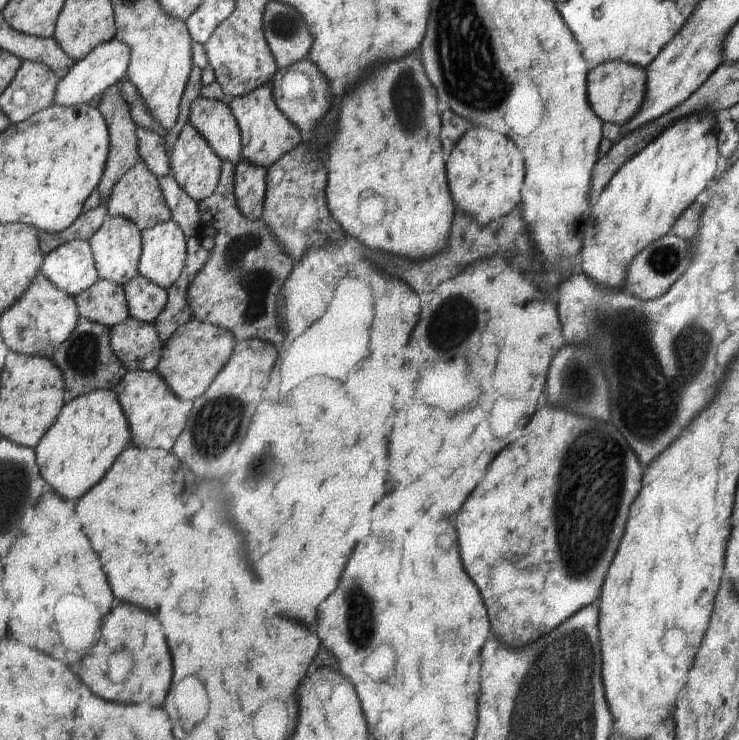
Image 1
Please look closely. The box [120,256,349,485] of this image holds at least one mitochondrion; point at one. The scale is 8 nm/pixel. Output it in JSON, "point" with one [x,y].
{"point":[216,423]}

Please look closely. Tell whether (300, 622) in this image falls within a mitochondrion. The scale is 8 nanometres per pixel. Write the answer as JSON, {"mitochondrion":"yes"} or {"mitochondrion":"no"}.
{"mitochondrion":"no"}

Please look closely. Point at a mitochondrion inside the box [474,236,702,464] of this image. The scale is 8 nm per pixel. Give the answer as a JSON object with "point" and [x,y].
{"point":[573,375]}

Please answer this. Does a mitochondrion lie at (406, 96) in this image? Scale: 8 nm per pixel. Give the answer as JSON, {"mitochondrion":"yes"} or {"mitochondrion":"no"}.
{"mitochondrion":"yes"}

